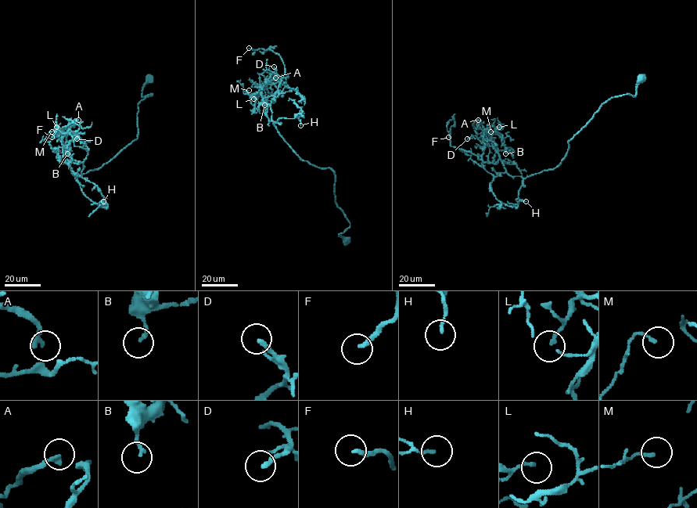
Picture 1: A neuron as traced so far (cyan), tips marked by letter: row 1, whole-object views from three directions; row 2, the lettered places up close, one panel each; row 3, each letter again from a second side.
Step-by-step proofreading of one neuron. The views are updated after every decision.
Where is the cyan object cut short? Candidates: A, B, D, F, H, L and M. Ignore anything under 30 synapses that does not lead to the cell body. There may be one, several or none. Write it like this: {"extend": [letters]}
{"extend": ["D", "F"]}

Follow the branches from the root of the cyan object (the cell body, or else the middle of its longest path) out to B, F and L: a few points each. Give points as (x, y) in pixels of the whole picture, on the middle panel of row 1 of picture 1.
B: (346, 240), (335, 173), (302, 160), (280, 135), (260, 91), (267, 87), (264, 105)
F: (346, 240), (335, 173), (298, 156), (263, 100), (283, 77), (281, 56), (249, 48)
L: (346, 240), (339, 235), (350, 222), (335, 201), (335, 173), (302, 160), (279, 134), (259, 90), (253, 99)

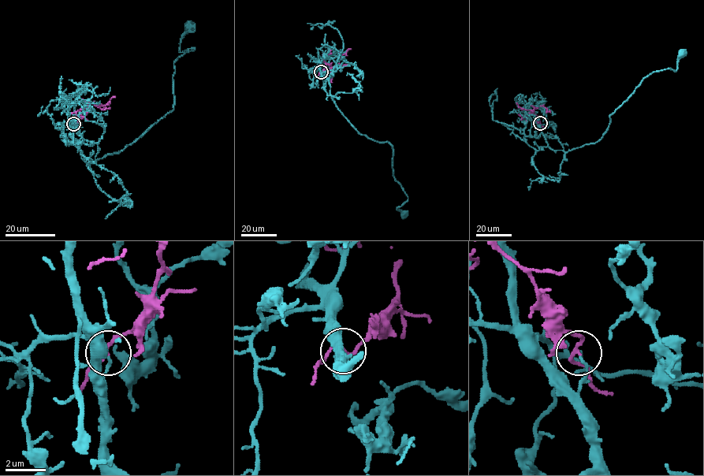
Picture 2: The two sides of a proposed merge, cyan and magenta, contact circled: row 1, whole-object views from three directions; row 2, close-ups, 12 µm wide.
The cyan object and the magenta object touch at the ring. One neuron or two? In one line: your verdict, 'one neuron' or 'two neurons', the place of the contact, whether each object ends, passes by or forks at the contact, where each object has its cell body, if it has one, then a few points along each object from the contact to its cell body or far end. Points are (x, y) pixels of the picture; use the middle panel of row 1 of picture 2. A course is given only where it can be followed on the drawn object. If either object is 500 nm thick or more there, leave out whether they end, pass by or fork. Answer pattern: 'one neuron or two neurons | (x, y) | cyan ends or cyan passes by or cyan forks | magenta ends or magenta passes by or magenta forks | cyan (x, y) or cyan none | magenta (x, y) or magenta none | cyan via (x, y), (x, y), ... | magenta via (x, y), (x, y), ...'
two neurons | (321, 72) | cyan ends | magenta passes by | cyan (404, 213) | magenta none | cyan via (321, 72), (338, 110), (359, 134), (392, 146), (392, 175), (407, 197), (396, 208), (404, 213) | magenta via (321, 72), (327, 64), (331, 67), (338, 64), (340, 56), (351, 49)

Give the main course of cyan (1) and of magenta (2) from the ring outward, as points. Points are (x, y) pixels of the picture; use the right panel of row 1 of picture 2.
1: (540, 123), (554, 150), (568, 152), (595, 143), (609, 116), (643, 79), (653, 72), (675, 71), (682, 53)
2: (540, 122), (531, 112), (534, 108), (522, 109), (517, 102)

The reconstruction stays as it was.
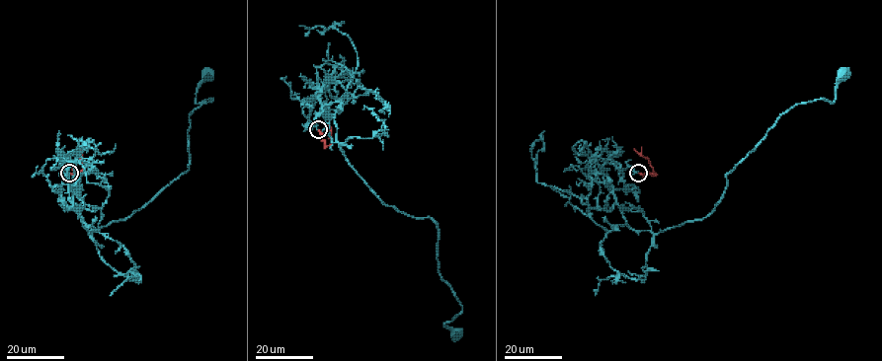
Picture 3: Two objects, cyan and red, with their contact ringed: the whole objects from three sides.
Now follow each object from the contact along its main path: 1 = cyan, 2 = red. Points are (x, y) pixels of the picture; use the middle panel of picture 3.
1: (318, 129), (302, 109), (315, 93), (384, 204), (438, 224), (439, 271), (462, 307), (443, 324), (456, 333)
2: (318, 130), (321, 140), (328, 146), (331, 138), (328, 125)

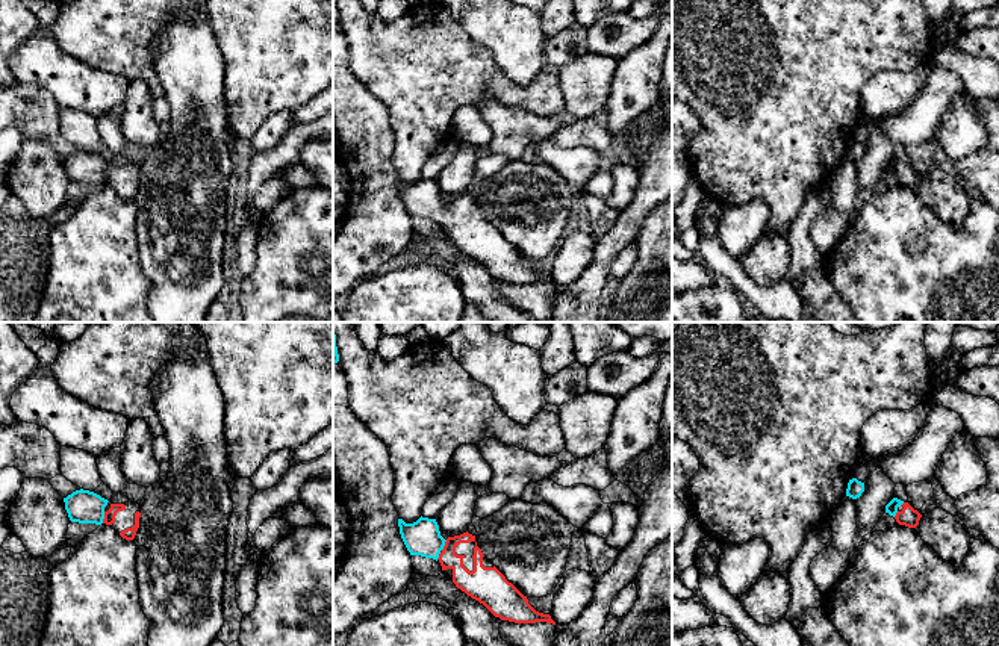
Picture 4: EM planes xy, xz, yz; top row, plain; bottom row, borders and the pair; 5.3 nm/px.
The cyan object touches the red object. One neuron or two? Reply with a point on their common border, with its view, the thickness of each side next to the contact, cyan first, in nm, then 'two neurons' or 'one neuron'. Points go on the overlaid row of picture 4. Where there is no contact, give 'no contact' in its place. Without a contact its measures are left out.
xy (103, 518) | 180/60 nm | one neuron

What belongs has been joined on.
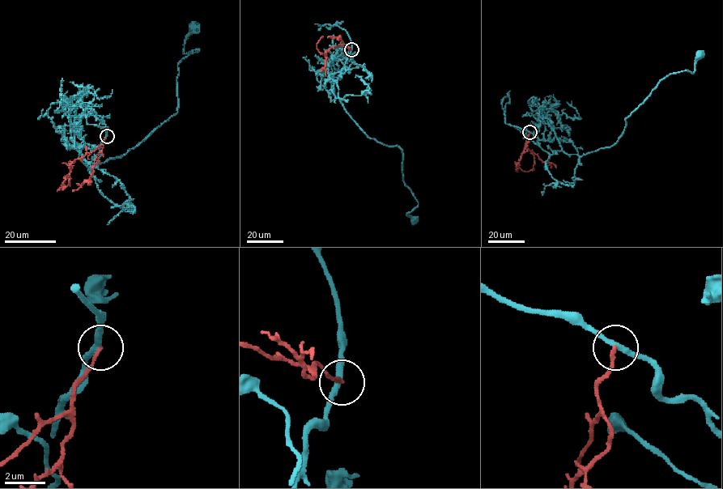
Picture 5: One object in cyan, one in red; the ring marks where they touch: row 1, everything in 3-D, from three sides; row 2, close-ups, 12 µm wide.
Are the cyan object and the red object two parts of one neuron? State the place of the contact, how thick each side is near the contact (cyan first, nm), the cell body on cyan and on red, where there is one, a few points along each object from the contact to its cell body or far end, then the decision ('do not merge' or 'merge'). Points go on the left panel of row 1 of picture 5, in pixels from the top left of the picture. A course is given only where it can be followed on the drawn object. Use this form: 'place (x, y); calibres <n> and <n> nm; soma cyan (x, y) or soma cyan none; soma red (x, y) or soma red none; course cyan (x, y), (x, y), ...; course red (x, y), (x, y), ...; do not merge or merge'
place (107, 136); calibres 280 and 170 nm; soma cyan (193, 27); soma red none; course cyan (107, 135), (94, 149), (75, 142), (91, 170), (177, 112), (178, 64), (199, 50), (183, 52), (194, 28); course red (107, 136), (97, 147), (71, 163), (68, 184), (57, 191), (64, 178); do not merge

